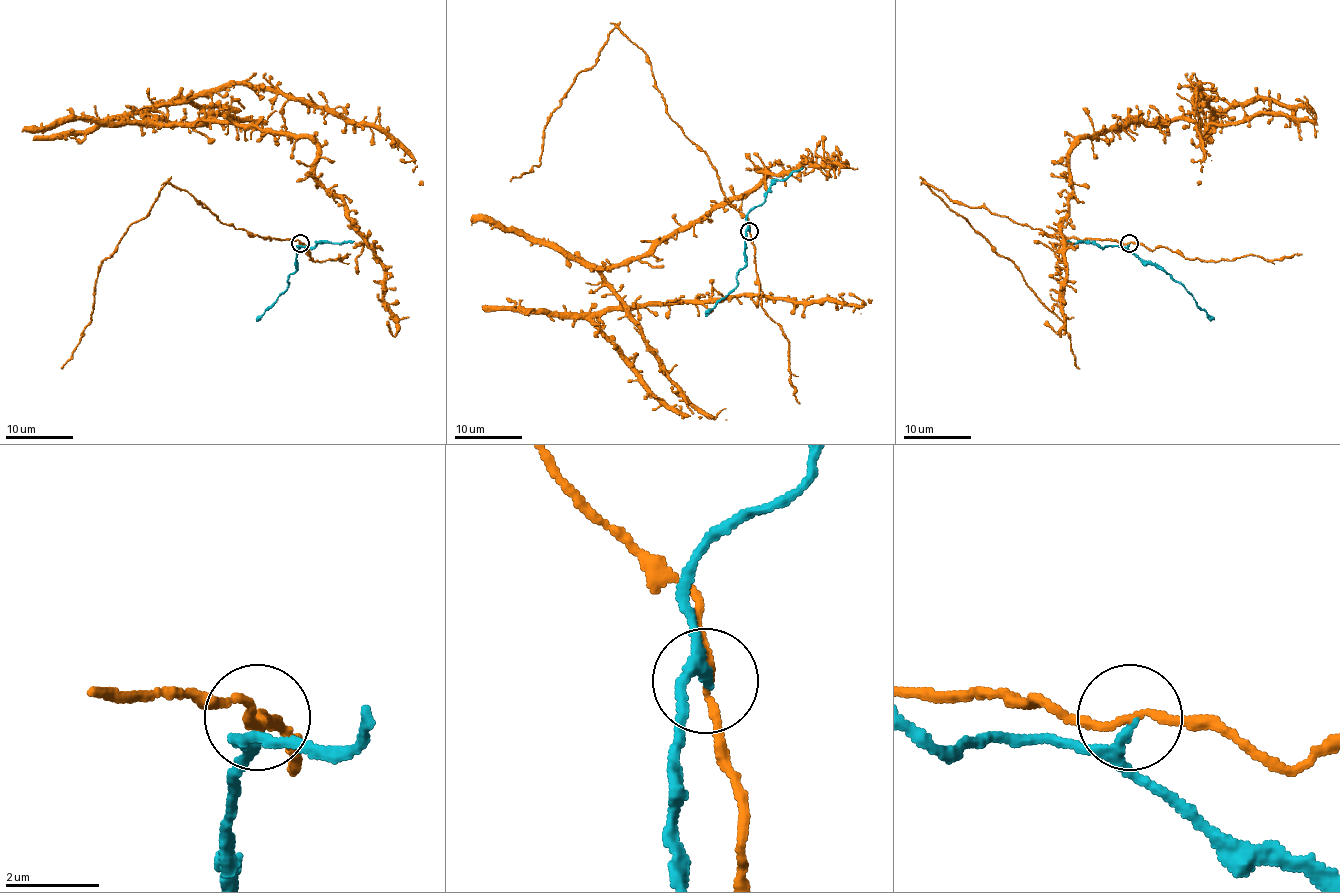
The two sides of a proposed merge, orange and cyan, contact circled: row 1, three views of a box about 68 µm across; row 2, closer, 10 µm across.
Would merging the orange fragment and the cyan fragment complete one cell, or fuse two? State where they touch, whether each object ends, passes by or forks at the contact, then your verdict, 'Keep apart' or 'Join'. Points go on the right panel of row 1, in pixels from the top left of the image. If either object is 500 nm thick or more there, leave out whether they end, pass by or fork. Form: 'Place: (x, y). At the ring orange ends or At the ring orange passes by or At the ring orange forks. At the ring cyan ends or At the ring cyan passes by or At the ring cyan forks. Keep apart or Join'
Place: (1129, 243). At the ring orange passes by. At the ring cyan passes by. Keep apart

